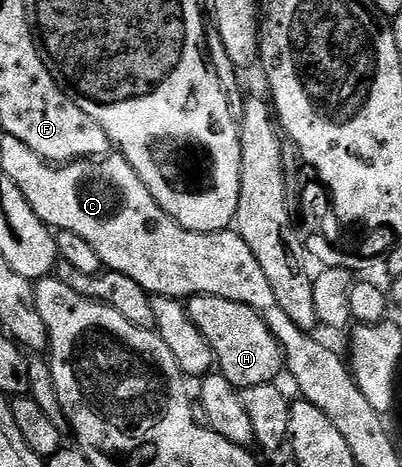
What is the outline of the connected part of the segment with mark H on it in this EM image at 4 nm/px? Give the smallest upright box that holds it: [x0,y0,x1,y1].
[186,294,286,392]

